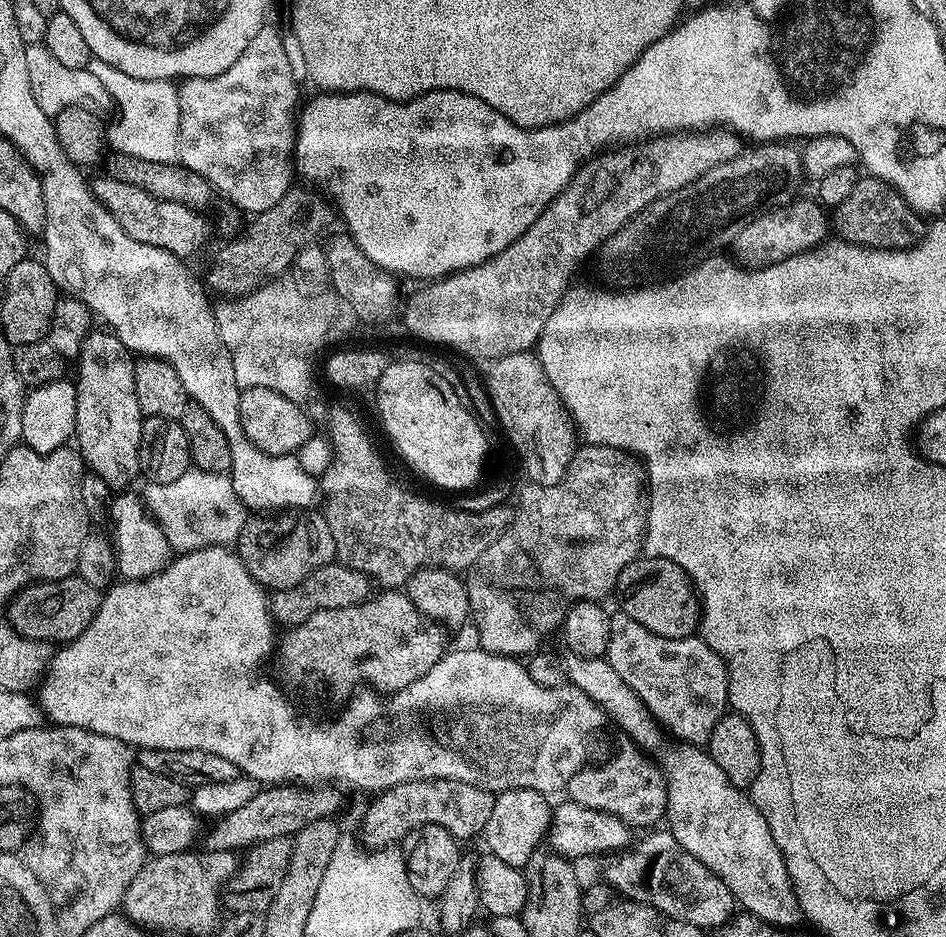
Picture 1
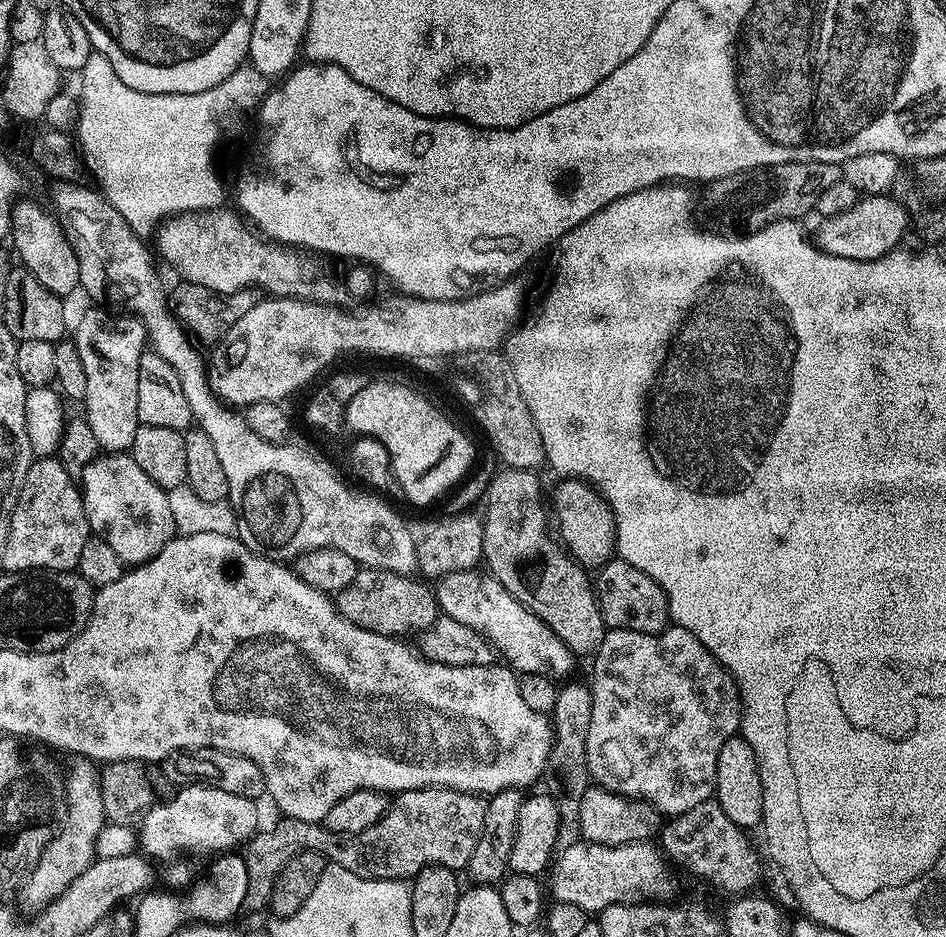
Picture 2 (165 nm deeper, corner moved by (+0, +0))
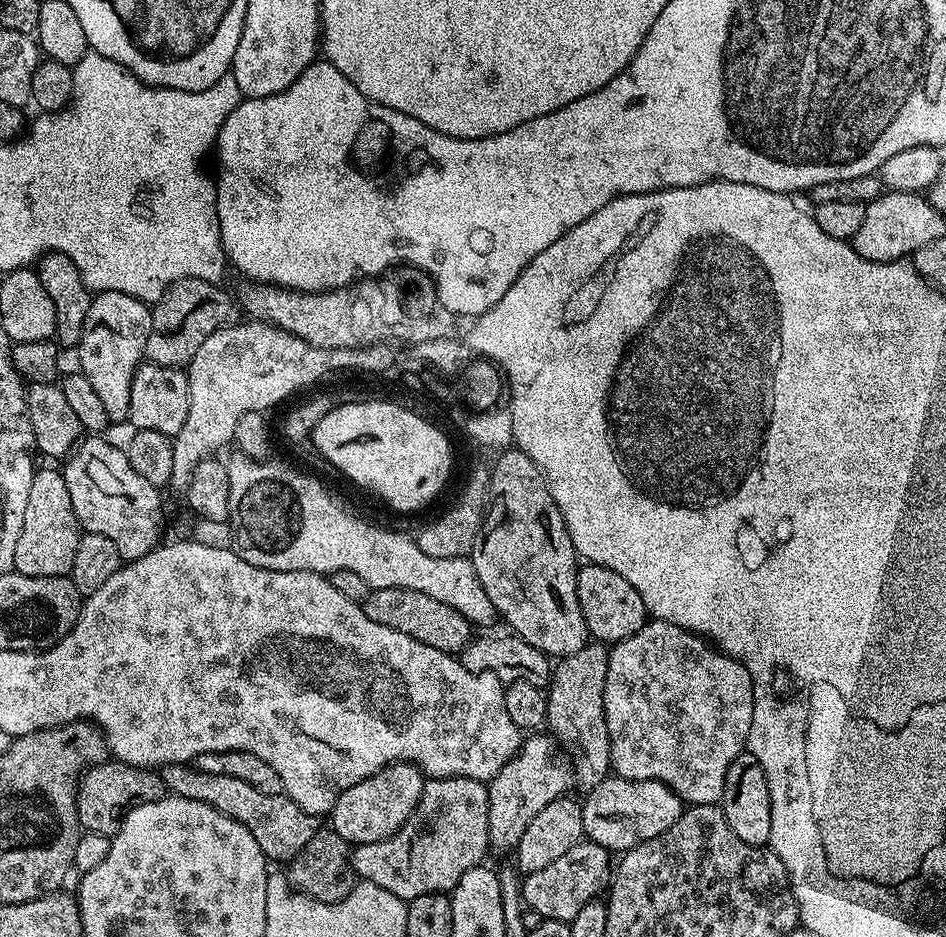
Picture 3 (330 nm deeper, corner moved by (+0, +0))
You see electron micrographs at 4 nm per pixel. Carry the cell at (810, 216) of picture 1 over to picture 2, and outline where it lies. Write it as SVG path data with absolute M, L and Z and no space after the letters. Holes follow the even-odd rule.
M891 195L864 196L857 199L855 206L846 214L834 214L819 221L820 229L814 236L814 243L820 251L838 258L873 260L901 247L904 231L909 231L910 221L899 199Z

